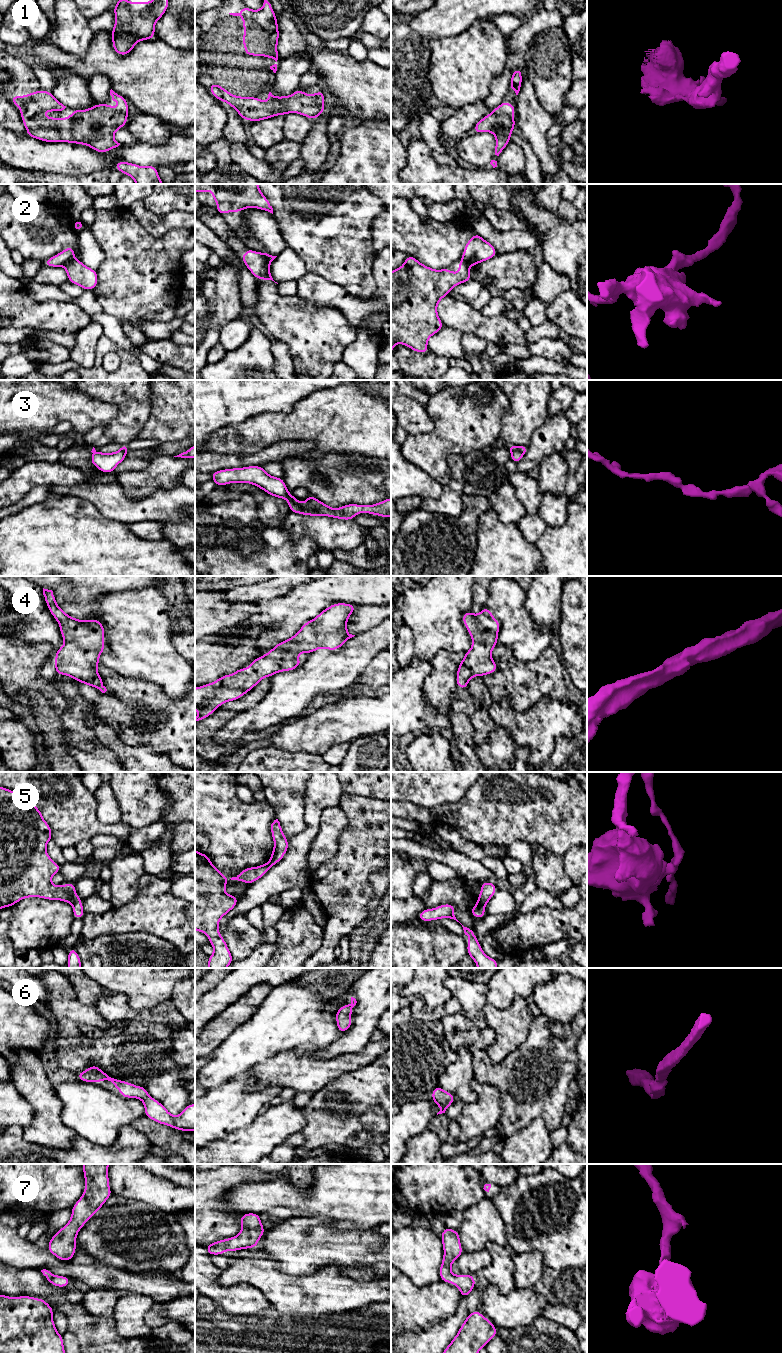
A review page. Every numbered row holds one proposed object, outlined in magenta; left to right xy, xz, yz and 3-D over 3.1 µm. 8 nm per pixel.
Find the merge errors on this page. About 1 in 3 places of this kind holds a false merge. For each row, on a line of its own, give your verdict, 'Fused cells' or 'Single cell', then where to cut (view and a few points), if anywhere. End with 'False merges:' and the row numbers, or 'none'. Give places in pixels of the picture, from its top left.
1: Single cell. No split
2: Fused cells. Split along xy (73, 258), (62, 265)
3: Fused cells. Split along xz (288, 501), (310, 510), (316, 510), (321, 504)
4: Single cell. No split
5: Fused cells. Split along xy (79, 898), (72, 904)
6: Single cell. No split
7: Single cell. No split
False merges: 2, 3, 5

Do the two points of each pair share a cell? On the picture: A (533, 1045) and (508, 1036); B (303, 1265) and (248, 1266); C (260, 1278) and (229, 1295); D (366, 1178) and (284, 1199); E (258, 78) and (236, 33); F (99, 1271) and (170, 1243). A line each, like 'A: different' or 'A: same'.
A: different
B: different
C: different
D: same
E: same
F: different

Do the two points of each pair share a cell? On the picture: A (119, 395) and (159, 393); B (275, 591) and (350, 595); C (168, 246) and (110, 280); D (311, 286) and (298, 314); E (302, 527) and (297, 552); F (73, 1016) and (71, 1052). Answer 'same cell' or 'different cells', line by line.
A: different cells
B: different cells
C: same cell
D: different cells
E: different cells
F: same cell

